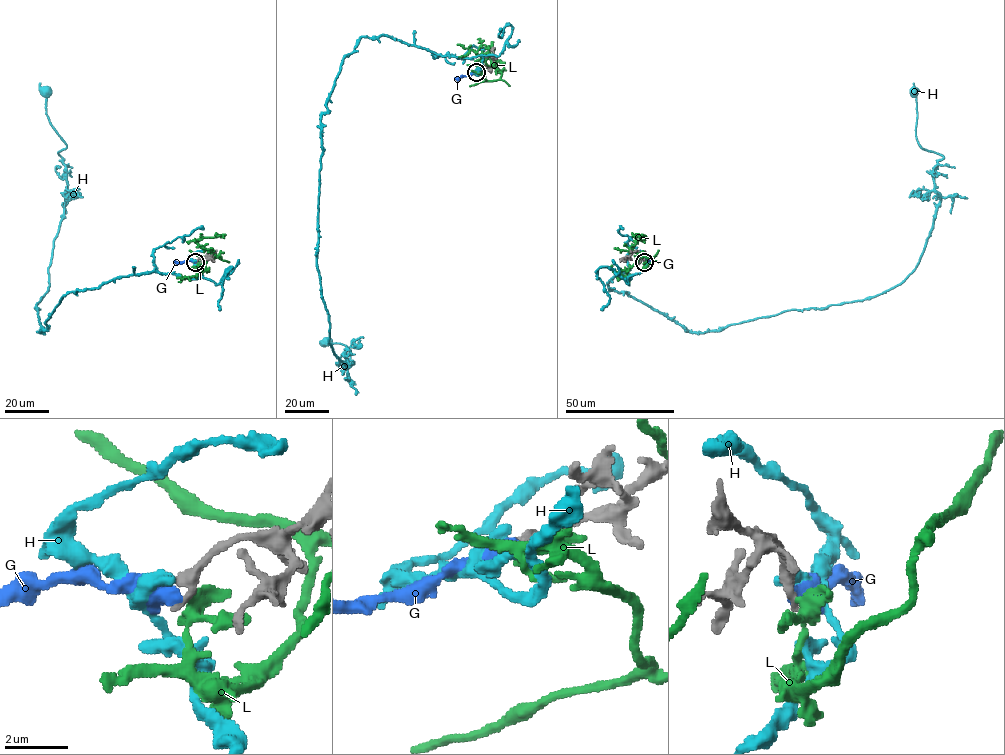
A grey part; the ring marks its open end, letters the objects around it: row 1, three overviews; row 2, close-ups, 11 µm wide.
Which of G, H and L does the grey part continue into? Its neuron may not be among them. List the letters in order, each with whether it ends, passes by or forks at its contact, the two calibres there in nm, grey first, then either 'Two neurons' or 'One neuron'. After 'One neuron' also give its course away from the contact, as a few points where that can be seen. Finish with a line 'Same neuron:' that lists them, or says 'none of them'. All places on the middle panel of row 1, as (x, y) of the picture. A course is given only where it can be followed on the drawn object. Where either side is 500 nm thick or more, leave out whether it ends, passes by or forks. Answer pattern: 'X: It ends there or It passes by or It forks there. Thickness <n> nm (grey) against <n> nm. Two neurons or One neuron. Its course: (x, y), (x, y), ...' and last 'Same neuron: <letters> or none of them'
G: It ends there. Thickness 360 nm (grey) against 440 nm. Two neurons
H: It ends there. Thickness 280 nm (grey) against 460 nm. Two neurons
L: It forks there. Thickness 360 nm (grey) against 240 nm. Two neurons
Same neuron: none of them

